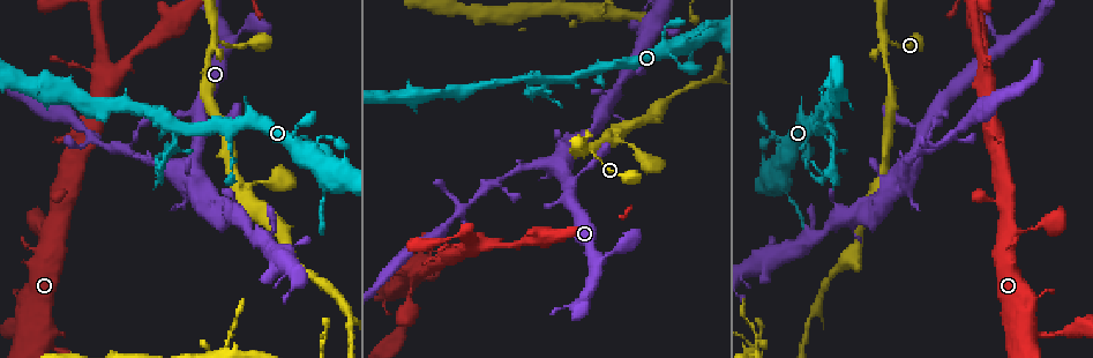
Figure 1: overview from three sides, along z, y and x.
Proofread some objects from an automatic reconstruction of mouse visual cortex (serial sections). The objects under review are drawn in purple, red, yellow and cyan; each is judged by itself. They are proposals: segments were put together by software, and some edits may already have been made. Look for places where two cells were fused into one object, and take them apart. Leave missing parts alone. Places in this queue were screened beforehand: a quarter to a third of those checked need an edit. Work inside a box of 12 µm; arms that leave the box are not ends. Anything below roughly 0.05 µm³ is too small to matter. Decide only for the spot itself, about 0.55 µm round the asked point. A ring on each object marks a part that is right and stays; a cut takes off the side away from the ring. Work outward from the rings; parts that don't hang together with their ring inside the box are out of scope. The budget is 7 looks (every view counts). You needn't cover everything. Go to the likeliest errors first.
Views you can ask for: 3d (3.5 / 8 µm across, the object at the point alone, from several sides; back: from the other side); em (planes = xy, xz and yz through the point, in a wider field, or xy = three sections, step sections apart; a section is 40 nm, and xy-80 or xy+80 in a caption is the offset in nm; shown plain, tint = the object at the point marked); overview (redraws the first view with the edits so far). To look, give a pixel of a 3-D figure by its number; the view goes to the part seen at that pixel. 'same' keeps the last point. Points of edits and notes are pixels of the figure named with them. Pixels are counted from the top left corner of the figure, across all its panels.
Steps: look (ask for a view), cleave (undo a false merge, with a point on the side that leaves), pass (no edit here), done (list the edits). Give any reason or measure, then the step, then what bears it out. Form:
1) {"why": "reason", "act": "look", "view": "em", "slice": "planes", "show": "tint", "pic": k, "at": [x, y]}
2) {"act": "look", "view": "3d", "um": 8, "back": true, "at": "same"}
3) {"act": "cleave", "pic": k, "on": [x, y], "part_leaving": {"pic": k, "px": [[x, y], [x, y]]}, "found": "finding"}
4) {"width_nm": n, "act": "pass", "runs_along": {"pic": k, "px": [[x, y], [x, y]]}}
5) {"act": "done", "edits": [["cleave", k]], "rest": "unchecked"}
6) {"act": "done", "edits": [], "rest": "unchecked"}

{"why": "thick turns thin", "act": "look", "view": "3d", "um": 8, "pic": 1, "at": [886, 40]}

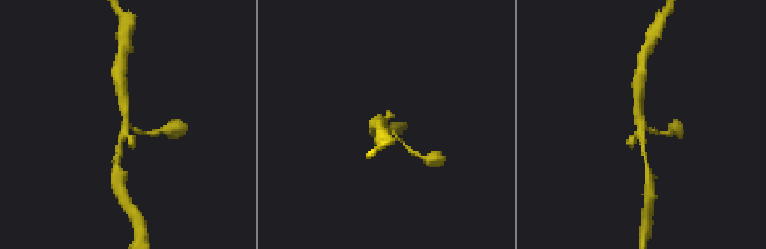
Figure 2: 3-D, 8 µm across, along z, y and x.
{"why": "shape alone is not enough", "act": "look", "view": "em", "slice": "xy", "step": 5, "show": "tint", "pic": 2, "at": [642, 125]}

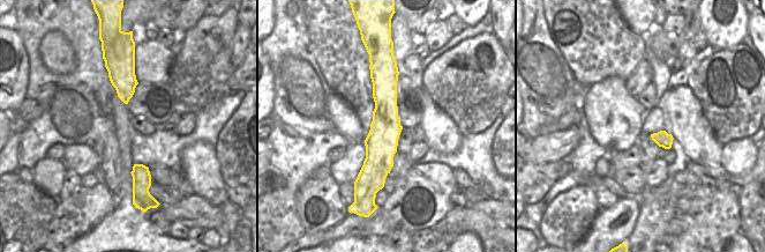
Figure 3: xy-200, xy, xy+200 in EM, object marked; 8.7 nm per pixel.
{"act": "pass", "runs_along": {"pic": 3, "px": [[377, 67], [384, 133], [373, 186]]}, "found": "one cell here"}

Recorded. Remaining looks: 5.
{"why": "side arm on a straight run", "act": "look", "view": "3d", "um": 3.5, "pic": 1, "at": [546, 81]}

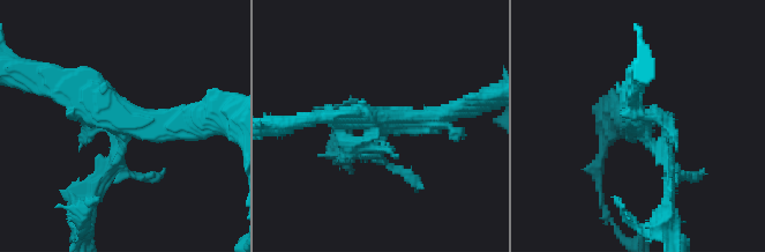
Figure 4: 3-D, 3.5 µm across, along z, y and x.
{"act": "look", "view": "em", "slice": "xy", "step": 5, "show": "tint", "pic": 4, "at": [123, 120]}

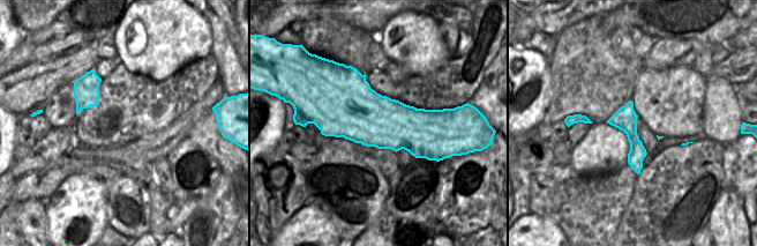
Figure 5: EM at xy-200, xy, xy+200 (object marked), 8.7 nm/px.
{"act": "look", "view": "em", "slice": "xy", "step": 2, "show": "tint", "at": "same"}

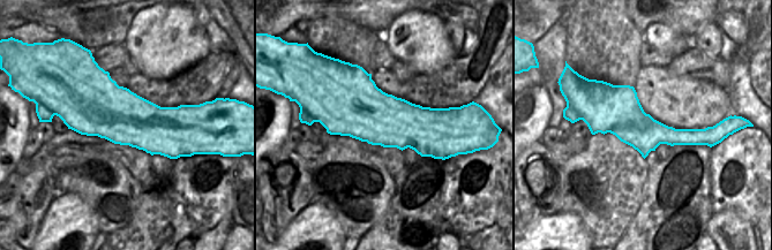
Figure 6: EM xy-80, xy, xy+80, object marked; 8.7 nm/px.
{"act": "cleave", "pic": 4, "on": [676, 175], "part_leaving": {"pic": 4, "px": [[650, 142], [670, 171], [650, 228]]}, "found": "a second cell is stuck on"}

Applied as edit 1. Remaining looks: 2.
{"act": "done", "edits": [["cleave", 4]], "rest": "unchecked"}

